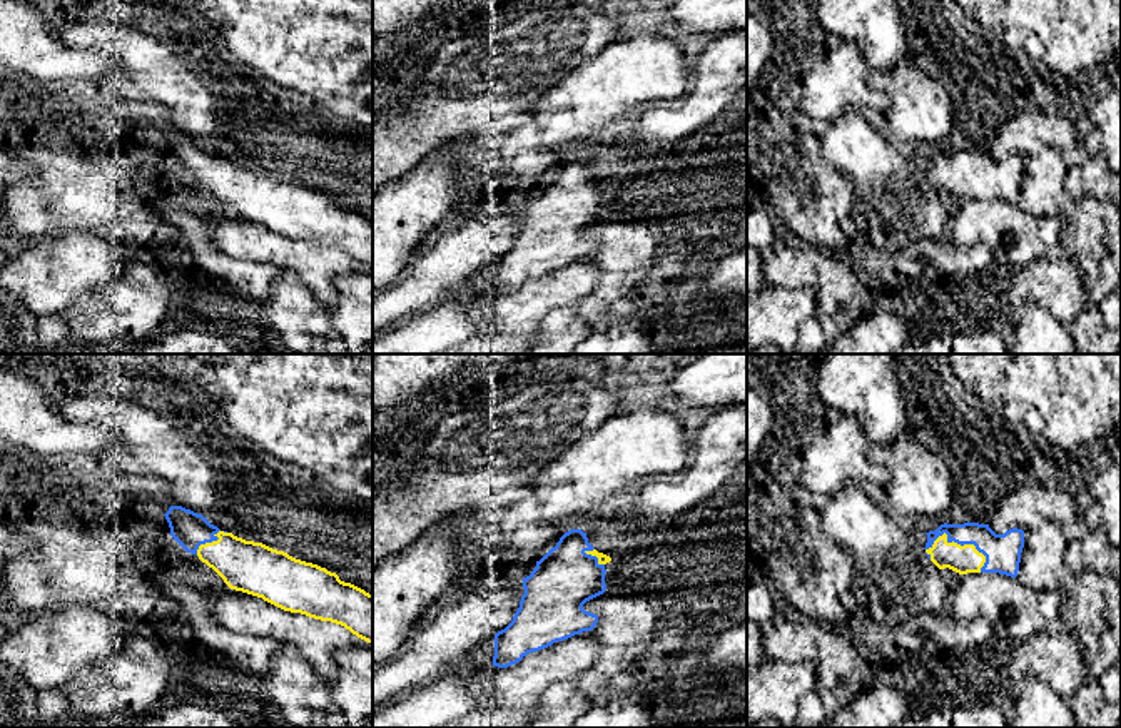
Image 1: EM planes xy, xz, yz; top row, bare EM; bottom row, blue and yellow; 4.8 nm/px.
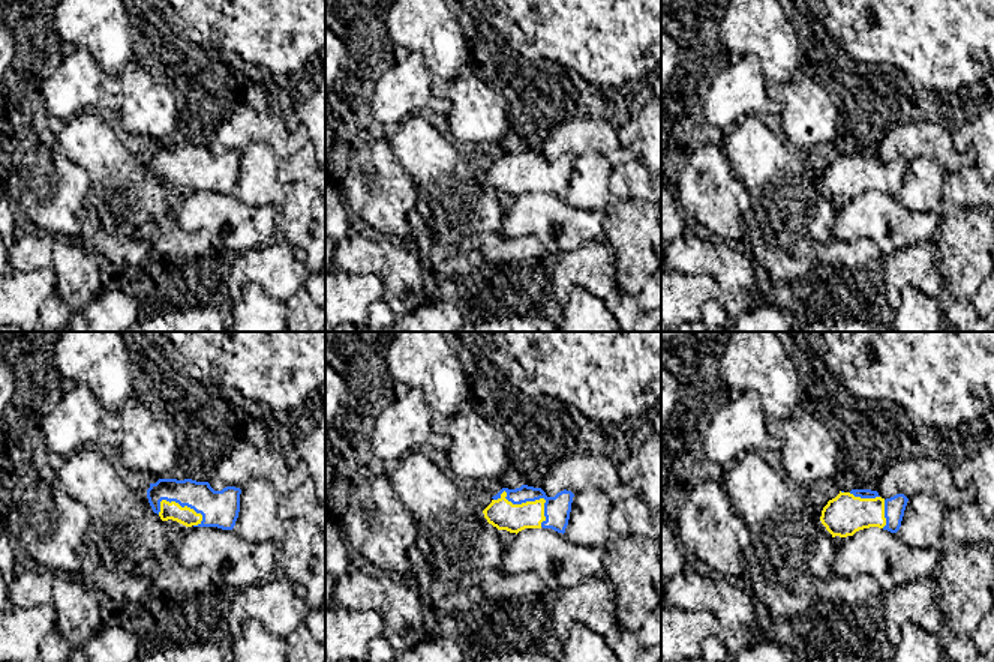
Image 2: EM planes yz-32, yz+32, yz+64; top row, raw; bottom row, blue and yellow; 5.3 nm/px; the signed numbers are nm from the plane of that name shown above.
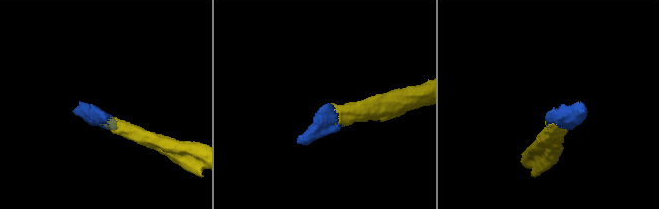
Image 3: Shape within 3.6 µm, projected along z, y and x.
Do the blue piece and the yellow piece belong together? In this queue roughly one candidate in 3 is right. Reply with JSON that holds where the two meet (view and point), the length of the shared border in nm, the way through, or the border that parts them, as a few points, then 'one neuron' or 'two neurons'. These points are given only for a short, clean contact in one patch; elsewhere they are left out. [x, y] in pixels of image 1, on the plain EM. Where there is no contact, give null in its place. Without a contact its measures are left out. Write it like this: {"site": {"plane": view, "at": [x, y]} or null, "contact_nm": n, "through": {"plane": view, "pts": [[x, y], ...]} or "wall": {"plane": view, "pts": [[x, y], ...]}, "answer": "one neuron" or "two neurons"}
{"site": {"plane": "yz", "at": [961, 171]}, "contact_nm": 300, "through": {"plane": "yz", "pts": [[1003, 177], [961, 171], [963, 186]]}, "answer": "one neuron"}

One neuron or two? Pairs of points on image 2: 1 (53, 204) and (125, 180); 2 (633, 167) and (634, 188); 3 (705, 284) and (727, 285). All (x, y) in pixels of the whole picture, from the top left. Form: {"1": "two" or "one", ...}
{"1": "two", "2": "one", "3": "two"}

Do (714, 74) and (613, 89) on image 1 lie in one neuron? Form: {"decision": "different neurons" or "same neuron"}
{"decision": "different neurons"}

